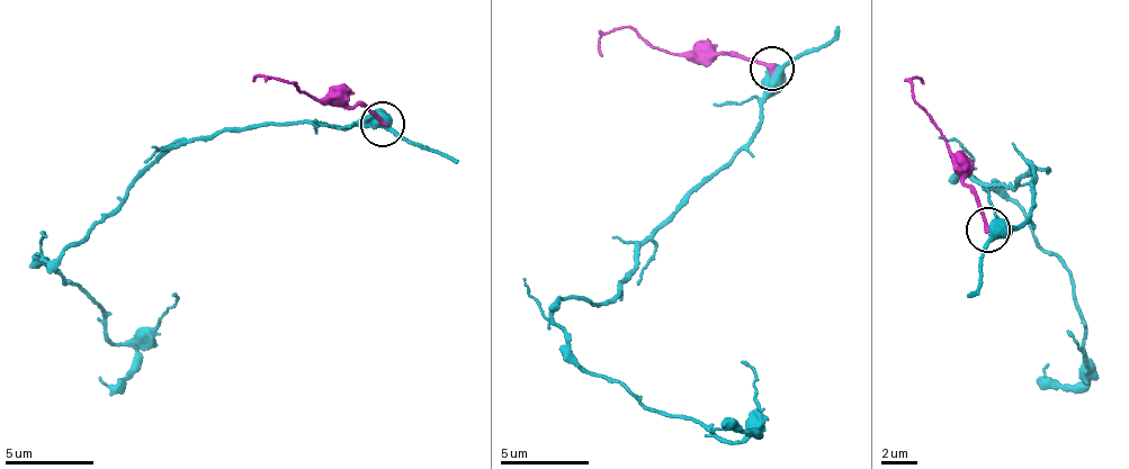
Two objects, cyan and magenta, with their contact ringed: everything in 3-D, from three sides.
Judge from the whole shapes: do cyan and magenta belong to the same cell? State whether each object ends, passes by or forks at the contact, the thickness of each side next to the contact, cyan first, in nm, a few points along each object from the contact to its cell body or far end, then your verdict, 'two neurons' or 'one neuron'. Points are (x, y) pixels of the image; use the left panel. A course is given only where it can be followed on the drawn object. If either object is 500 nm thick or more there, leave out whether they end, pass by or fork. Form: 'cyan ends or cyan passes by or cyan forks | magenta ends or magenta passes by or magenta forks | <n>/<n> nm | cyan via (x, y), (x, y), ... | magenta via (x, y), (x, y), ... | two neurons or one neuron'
550/240 nm | cyan via (384, 122), (230, 128), (170, 151), (62, 256), (38, 262), (102, 310), (113, 342), (161, 323), (172, 294) | magenta via (384, 125), (358, 105), (325, 105), (292, 82), (252, 80) | two neurons

